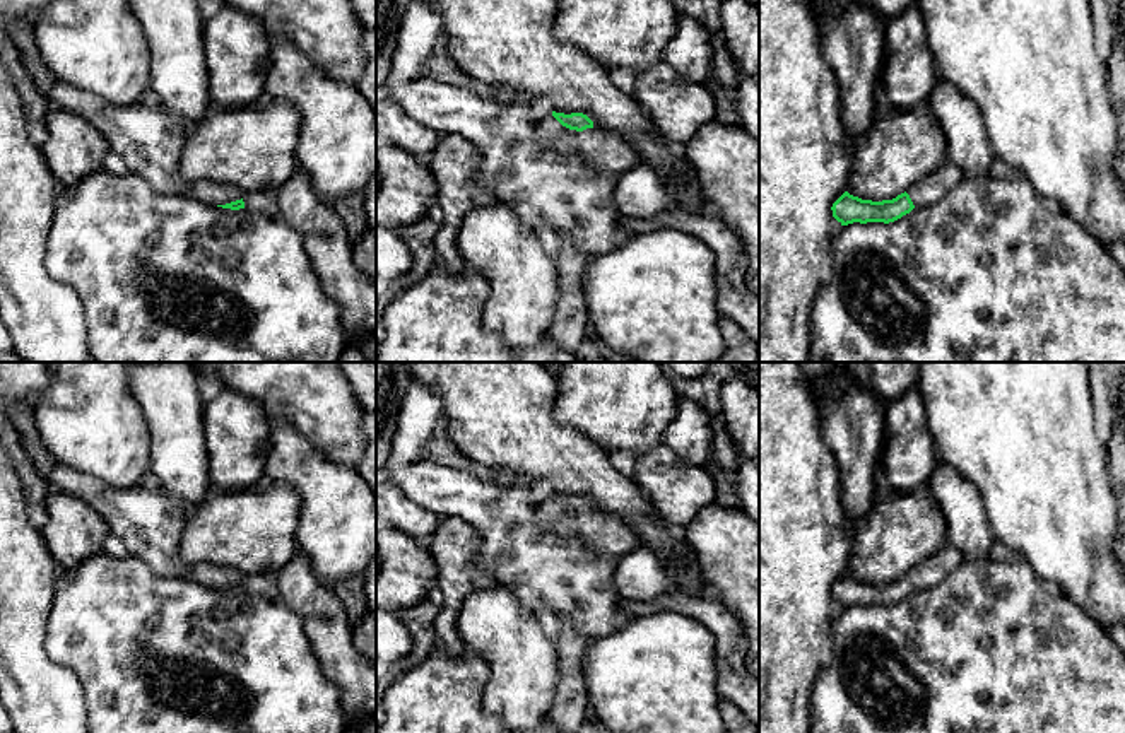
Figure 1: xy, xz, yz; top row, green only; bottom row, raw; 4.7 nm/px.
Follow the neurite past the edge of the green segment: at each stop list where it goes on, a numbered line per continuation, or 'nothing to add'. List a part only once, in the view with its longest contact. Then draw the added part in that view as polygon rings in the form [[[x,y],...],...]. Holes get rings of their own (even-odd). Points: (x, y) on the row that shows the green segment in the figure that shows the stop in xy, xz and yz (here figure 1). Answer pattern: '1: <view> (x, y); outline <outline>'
1: xz (606, 152); outline [[[552,114],[539,121],[535,138],[557,155],[578,154],[598,174],[619,176],[639,164],[638,152],[619,133],[602,128],[569,130]]]

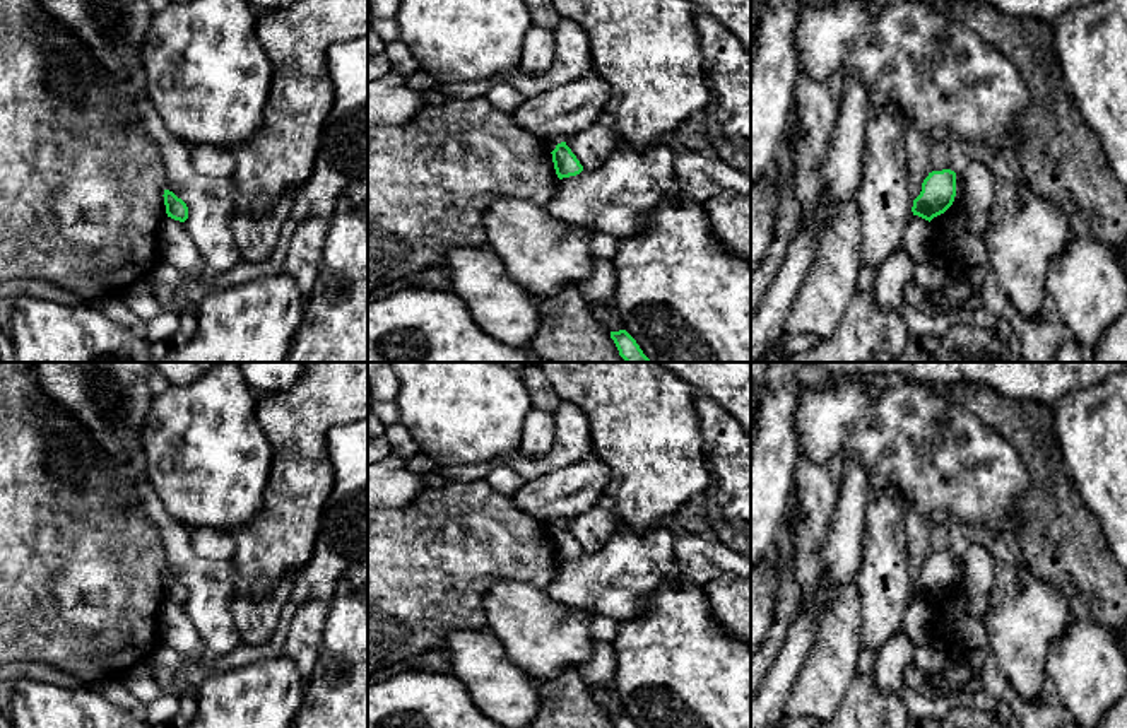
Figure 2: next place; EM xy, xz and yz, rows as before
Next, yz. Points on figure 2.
nothing to add

